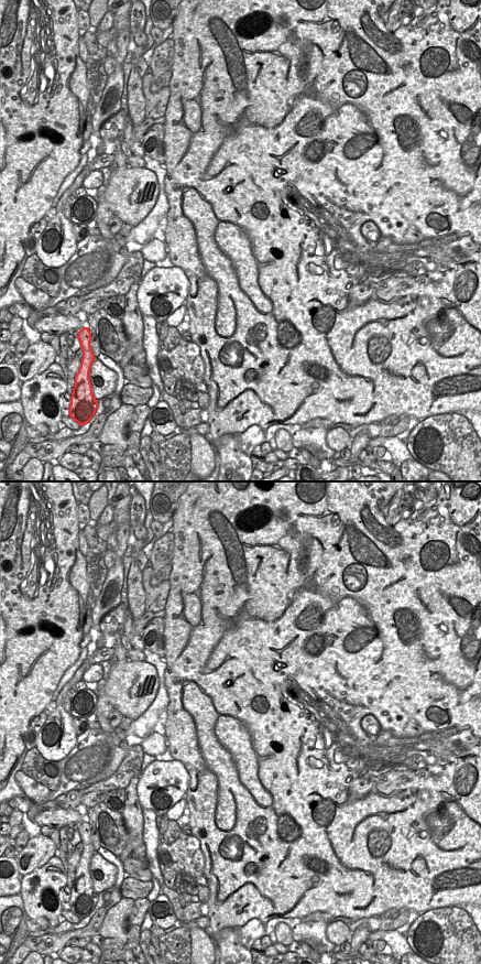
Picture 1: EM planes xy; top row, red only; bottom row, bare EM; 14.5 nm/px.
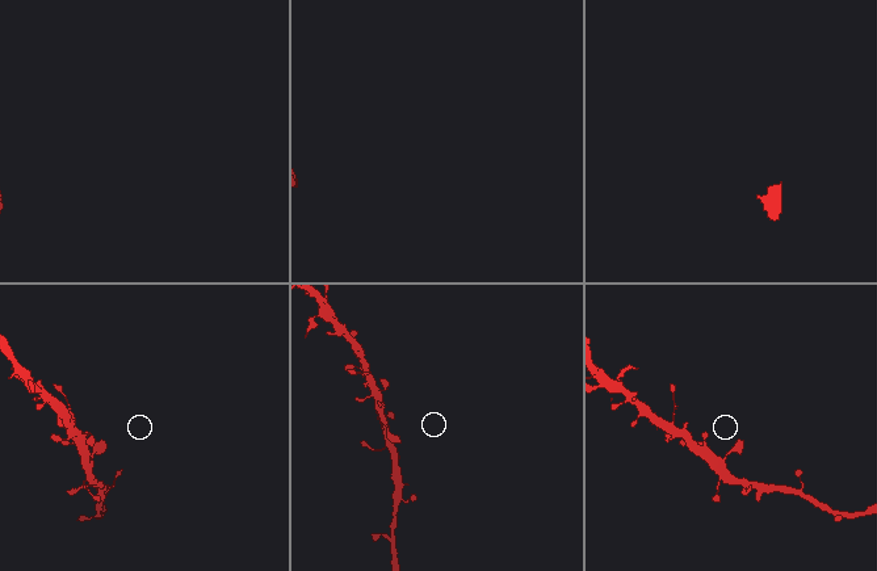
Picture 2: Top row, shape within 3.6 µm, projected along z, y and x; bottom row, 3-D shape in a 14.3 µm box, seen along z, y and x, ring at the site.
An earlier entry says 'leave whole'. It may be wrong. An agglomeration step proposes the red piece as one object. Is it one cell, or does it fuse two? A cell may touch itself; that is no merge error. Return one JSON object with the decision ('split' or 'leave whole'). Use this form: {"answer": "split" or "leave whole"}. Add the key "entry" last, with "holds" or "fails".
{"answer": "leave whole", "entry": "holds"}

